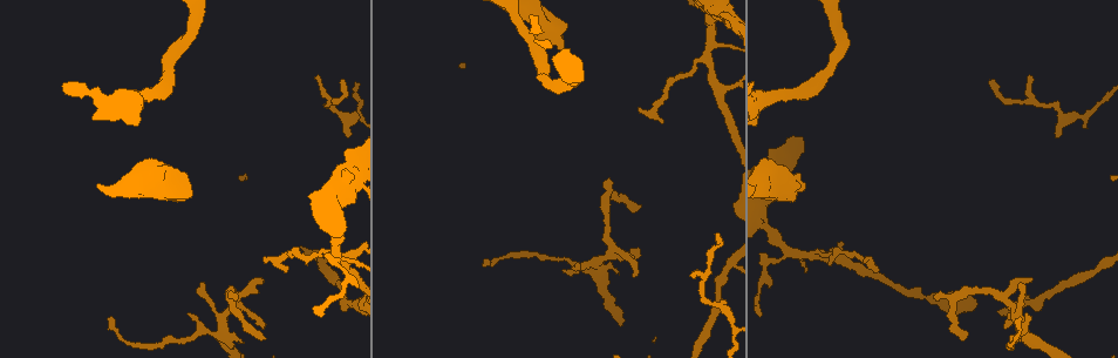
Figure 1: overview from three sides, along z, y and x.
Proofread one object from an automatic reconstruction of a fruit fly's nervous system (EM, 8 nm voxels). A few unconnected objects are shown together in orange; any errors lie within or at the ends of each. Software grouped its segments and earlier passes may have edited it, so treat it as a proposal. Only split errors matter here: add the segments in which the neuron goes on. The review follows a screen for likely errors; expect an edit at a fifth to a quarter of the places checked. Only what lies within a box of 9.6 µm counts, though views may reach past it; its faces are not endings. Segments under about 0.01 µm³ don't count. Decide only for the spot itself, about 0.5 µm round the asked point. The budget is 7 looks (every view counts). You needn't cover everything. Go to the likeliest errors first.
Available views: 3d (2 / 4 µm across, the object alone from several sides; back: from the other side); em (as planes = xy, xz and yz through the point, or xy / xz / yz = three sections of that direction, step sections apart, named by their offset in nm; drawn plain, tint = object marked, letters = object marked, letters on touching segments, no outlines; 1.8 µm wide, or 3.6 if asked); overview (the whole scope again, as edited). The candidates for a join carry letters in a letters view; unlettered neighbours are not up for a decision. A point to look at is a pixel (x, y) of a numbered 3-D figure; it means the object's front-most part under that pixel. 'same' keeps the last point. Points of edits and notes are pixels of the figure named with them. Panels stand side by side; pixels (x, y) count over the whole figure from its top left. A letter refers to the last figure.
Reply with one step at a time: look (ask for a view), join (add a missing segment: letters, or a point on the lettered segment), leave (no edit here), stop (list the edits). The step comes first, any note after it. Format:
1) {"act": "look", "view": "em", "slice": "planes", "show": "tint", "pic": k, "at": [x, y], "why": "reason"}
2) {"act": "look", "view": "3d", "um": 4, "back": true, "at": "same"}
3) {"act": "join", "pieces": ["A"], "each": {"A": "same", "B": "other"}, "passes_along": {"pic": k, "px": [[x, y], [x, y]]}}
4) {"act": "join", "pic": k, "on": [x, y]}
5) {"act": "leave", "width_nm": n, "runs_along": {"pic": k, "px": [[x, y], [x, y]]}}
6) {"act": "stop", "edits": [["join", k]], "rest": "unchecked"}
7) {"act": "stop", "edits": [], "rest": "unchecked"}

{"act": "look", "view": "em", "slice": "yz", "step": 4, "show": "tint", "pic": 1, "at": [262, 278], "why": "tapers out"}

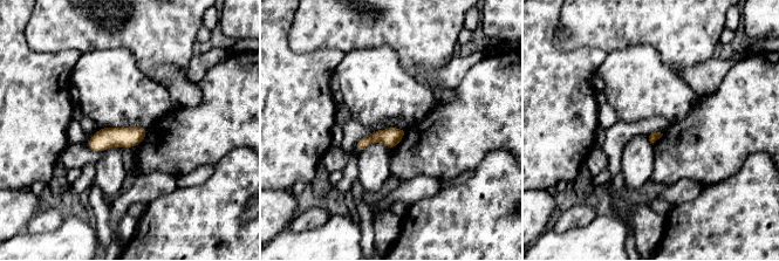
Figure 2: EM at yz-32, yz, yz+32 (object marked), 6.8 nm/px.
{"act": "look", "view": "em", "slice": "planes", "show": "letters", "at": "same", "why": "another direction"}

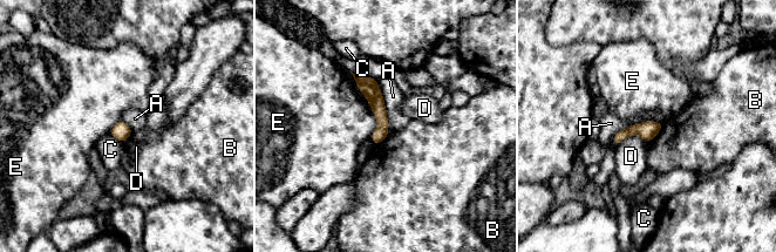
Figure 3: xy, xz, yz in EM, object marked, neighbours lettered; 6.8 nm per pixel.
{"act": "leave", "each": {"A": "other", "B": "other", "C": "other", "D": "other", "E": "other"}, "border": {"pic": 3, "px": [[662, 121], [632, 123], [612, 143]]}, "found": "no lettered segment goes on from it"}

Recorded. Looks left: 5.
{"act": "look", "view": "3d", "um": 4, "pic": 1, "at": [805, 185], "why": "stops while still wide"}

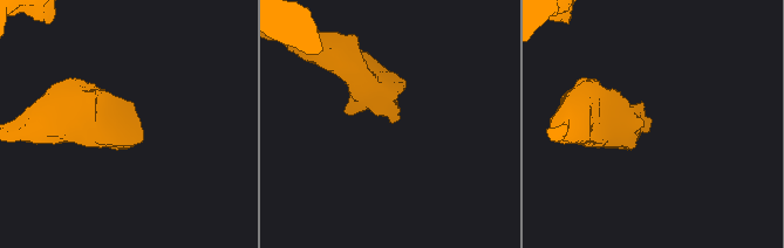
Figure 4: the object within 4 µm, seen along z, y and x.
{"act": "look", "view": "em", "um": 3.6, "slice": "xy", "step": 4, "show": "letters", "pic": 4, "at": [391, 123]}

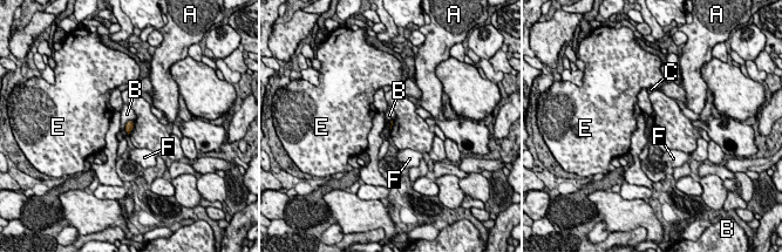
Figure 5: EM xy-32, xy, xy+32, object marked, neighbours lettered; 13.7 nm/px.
{"act": "look", "view": "em", "um": 3.6, "slice": "planes", "show": "letters", "at": "same"}

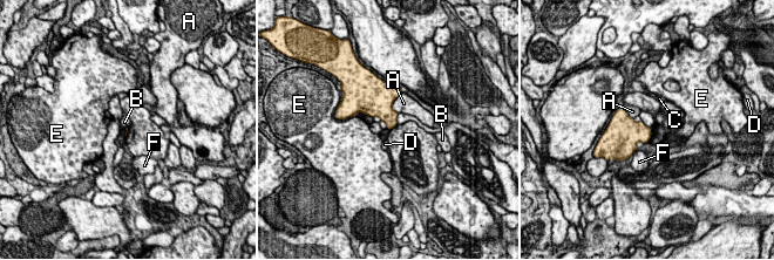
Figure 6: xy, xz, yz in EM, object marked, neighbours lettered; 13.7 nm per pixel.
{"act": "leave", "each": {"A": "other", "B": "other", "C": "other", "D": "other", "E": "other", "F": "other"}, "border": {"pic": 6, "px": [[640, 120], [651, 129]]}, "found": "none of them fits"}

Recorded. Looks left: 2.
{"act": "stop", "edits": [], "rest": "unchecked"}

